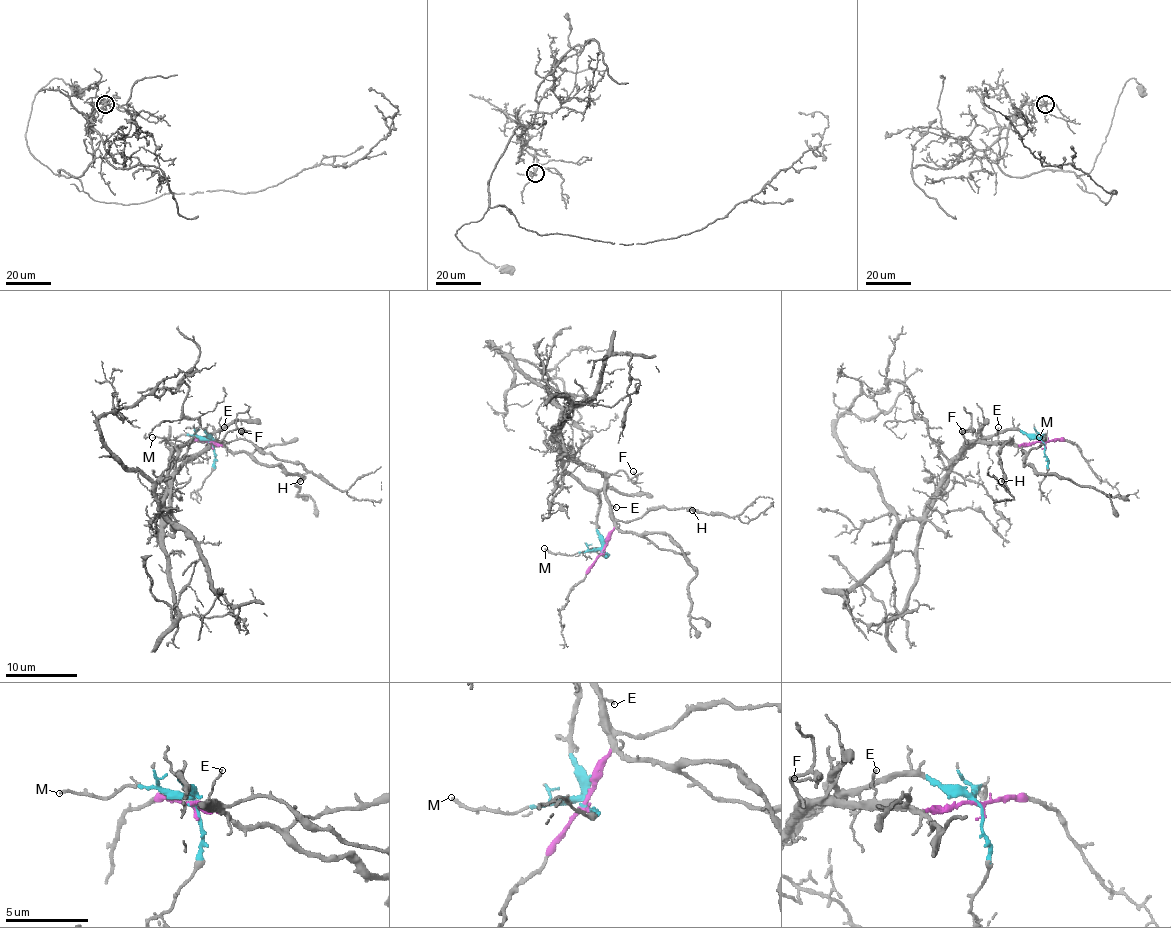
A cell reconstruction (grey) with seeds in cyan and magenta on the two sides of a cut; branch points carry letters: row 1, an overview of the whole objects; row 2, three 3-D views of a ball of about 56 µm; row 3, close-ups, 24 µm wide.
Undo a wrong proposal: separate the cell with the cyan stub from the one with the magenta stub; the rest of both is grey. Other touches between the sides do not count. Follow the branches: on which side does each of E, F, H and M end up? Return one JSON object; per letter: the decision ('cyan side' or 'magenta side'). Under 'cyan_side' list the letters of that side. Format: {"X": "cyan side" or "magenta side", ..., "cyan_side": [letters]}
{"E": "magenta side", "F": "magenta side", "H": "magenta side", "M": "cyan side", "cyan_side": ["M"]}

